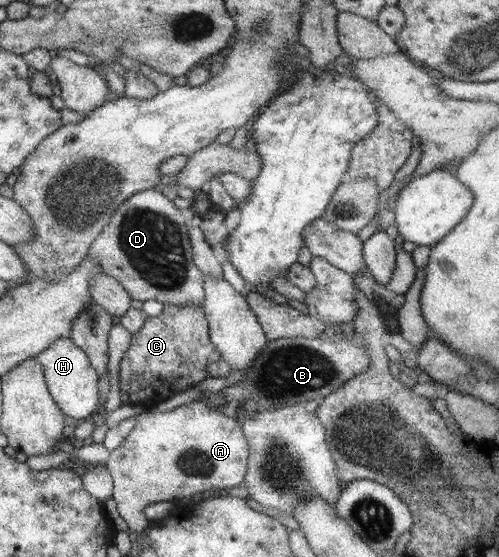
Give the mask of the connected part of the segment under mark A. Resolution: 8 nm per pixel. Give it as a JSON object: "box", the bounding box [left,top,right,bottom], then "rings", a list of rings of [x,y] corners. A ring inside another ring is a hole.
{"box":[105,400,247,533],"rings":[[[196,400],[167,412],[153,412],[153,409],[149,409],[137,415],[129,434],[125,434],[123,442],[107,455],[105,466],[109,469],[113,483],[111,498],[116,503],[116,510],[127,524],[129,532],[138,533],[146,531],[142,508],[149,503],[176,501],[208,489],[237,486],[244,479],[247,457],[247,441],[237,419],[227,417]]]}

